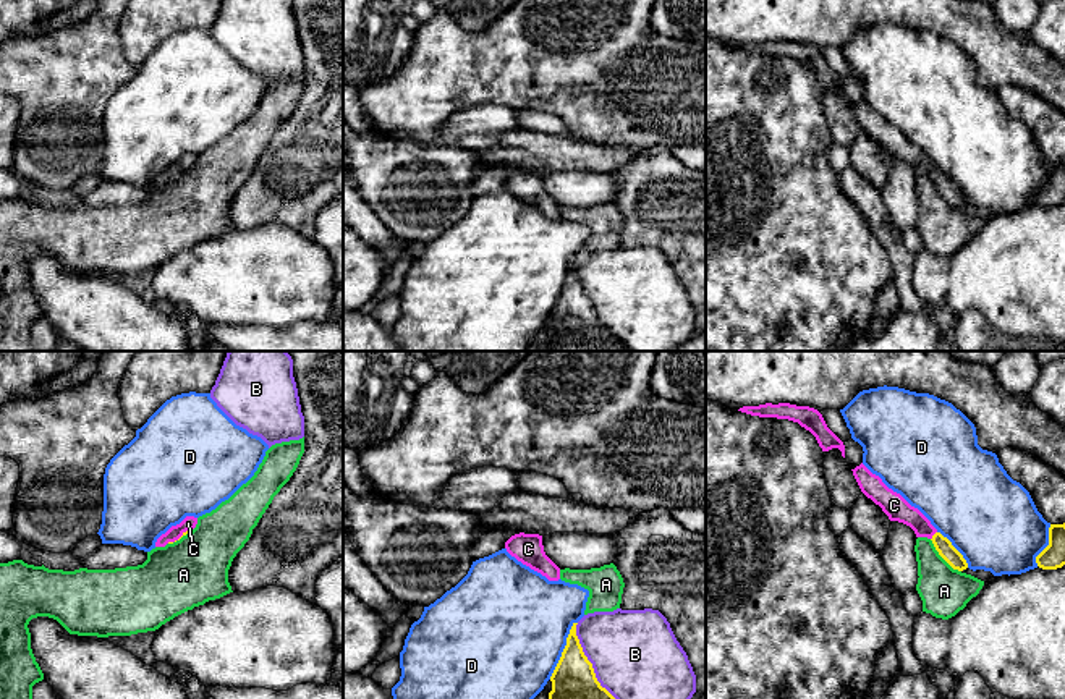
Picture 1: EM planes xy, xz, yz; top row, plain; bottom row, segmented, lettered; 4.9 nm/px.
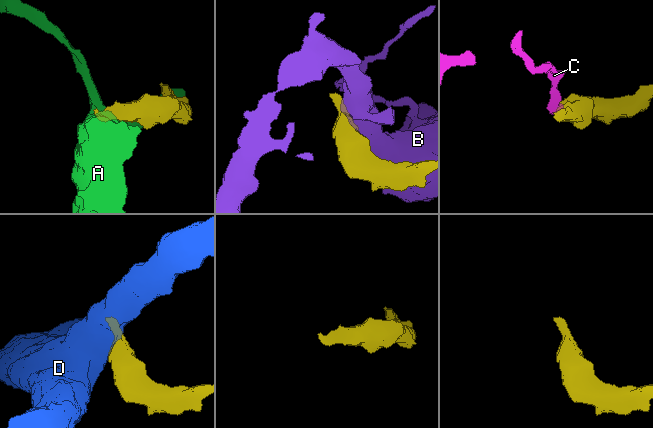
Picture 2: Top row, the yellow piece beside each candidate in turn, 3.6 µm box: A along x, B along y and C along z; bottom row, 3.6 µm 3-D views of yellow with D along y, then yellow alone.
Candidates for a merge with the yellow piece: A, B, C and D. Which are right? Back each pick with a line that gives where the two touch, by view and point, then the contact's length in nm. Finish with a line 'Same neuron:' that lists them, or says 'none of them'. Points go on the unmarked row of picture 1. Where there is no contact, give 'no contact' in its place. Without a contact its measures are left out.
C: contact yz (933, 173); length 50 nm
Same neuron: C

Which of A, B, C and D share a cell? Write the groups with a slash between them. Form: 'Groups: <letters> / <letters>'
Groups: A / B / C / D

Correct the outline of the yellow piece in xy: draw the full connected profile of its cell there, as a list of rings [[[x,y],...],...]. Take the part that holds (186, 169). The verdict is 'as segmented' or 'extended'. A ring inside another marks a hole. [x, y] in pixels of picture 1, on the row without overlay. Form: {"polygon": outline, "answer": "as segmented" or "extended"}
{"polygon": [[[186,154],[180,162],[172,163],[165,172],[162,172],[155,184],[165,184],[167,181],[173,181],[180,178],[183,173],[186,173],[189,168],[193,168],[197,162],[197,155]]], "answer": "extended"}

